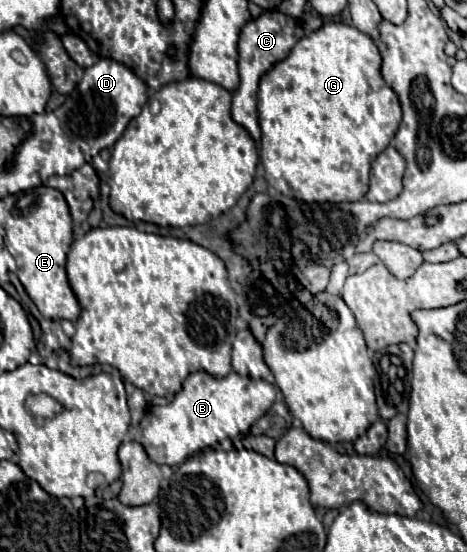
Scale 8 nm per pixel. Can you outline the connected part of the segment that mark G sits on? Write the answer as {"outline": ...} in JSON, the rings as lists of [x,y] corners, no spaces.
{"outline":[[[327,21],[309,37],[303,37],[287,59],[263,75],[259,83],[261,163],[273,189],[305,203],[343,203],[365,197],[371,163],[391,143],[401,123],[401,105],[381,75],[381,63],[381,53],[367,33],[345,23]]]}

